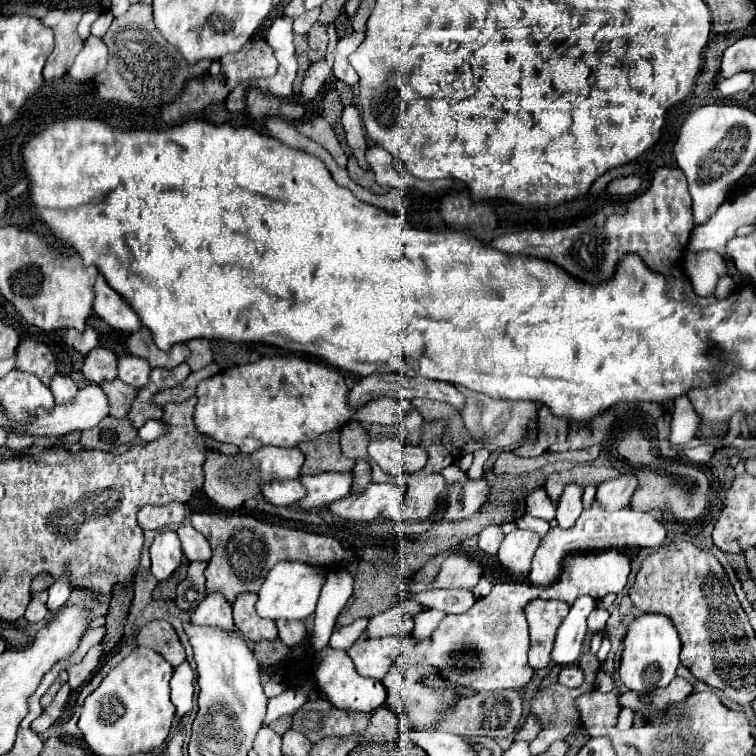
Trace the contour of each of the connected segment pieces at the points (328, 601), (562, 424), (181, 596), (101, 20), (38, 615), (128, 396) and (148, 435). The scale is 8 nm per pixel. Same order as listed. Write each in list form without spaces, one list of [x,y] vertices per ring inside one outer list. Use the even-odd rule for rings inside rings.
[[[344,569],[330,571],[316,607],[316,623],[310,639],[310,647],[314,653],[320,653],[322,649],[328,647],[334,621],[340,615],[346,601],[350,599],[350,595],[352,595],[352,575]]]
[[[540,407],[538,413],[538,441],[534,445],[522,445],[514,453],[524,455],[524,457],[537,457],[544,452],[552,443],[564,441],[568,435],[568,423],[564,419],[558,419],[556,415],[550,413],[548,407]]]
[[[200,561],[188,565],[188,575],[176,589],[176,605],[182,611],[192,611],[206,597],[204,569],[206,569],[206,563],[200,563]]]
[[[104,13],[104,15],[100,15],[98,19],[96,19],[96,23],[92,25],[92,35],[96,35],[96,37],[102,37],[106,31],[108,31],[108,27],[110,27],[110,23],[112,23],[112,13]]]
[[[34,597],[34,599],[28,603],[24,617],[26,617],[26,621],[38,623],[38,621],[44,621],[48,615],[50,615],[50,611],[48,611],[46,603],[42,603],[38,597]]]
[[[120,379],[102,383],[102,389],[106,391],[106,395],[110,395],[110,415],[118,417],[118,419],[126,417],[130,411],[130,405],[138,397],[138,389],[130,387],[128,383],[124,383]]]
[[[150,419],[150,421],[146,421],[142,427],[140,427],[140,431],[138,431],[138,437],[142,439],[142,441],[156,441],[158,437],[162,437],[162,435],[166,435],[166,431],[168,431],[168,427],[166,427],[166,423],[164,421],[156,421],[156,419]]]

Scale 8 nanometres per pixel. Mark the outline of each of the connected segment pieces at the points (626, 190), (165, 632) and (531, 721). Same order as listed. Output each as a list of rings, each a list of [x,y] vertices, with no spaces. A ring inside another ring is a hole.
[[[628,175],[628,177],[614,179],[614,181],[608,185],[608,191],[610,191],[610,193],[624,193],[624,195],[630,195],[630,193],[634,193],[634,191],[640,187],[640,183],[642,183],[640,177]]]
[[[150,621],[148,625],[144,625],[138,633],[138,645],[154,649],[162,657],[166,657],[166,661],[172,663],[174,667],[186,659],[184,647],[182,647],[174,627],[166,621]]]
[[[528,715],[526,717],[526,723],[520,727],[520,731],[516,731],[516,735],[514,735],[514,739],[522,739],[522,741],[532,741],[536,735],[538,735],[538,731],[540,731],[540,723],[538,723],[538,719],[536,719],[536,715]]]

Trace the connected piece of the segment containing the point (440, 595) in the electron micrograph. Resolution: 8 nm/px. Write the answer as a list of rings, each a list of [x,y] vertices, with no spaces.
[[[438,589],[432,591],[432,607],[444,613],[462,613],[476,603],[472,591],[466,589]]]

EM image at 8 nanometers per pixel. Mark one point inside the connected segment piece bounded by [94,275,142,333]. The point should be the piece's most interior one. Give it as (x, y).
(111, 306)

